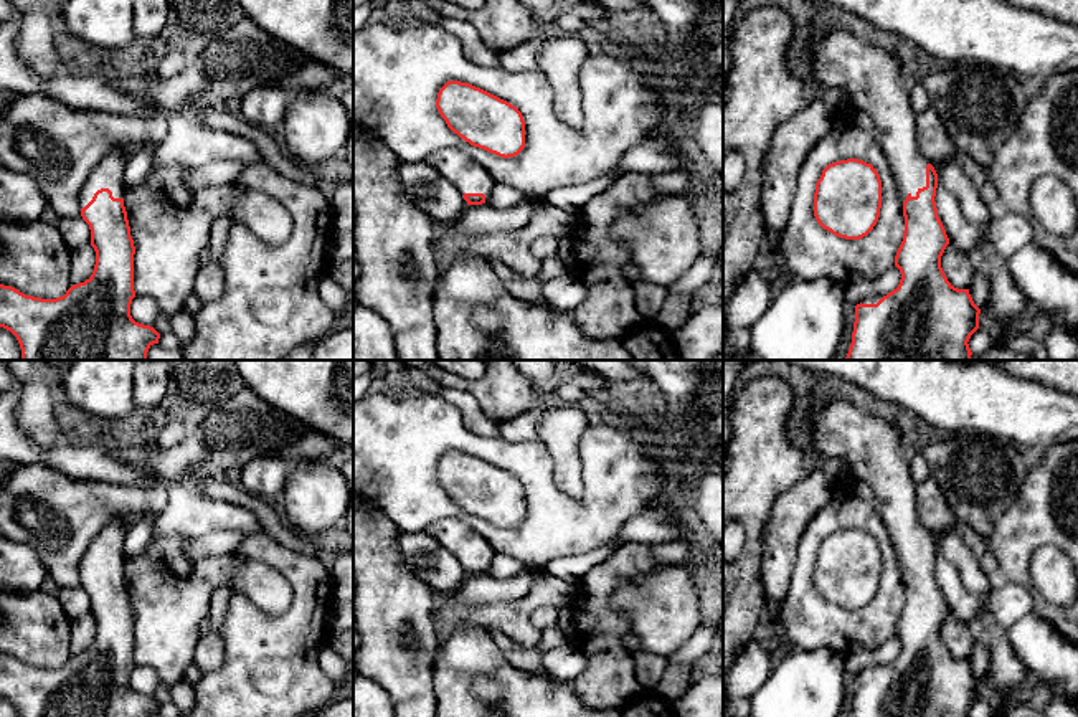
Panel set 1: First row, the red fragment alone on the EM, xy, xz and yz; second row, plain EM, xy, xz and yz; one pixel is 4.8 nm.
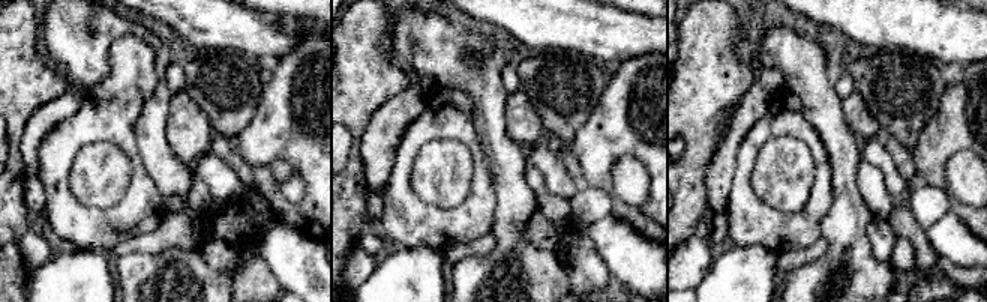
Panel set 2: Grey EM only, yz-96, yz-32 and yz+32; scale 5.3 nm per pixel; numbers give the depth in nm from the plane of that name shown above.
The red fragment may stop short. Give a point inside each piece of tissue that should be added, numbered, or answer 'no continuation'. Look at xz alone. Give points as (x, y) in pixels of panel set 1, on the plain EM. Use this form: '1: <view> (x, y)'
1: xz (468, 546)

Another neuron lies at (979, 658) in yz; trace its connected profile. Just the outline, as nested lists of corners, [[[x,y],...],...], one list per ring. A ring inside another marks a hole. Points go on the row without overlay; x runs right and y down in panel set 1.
[[[974,641],[969,664],[979,679],[984,679],[991,667],[991,651],[984,643]]]

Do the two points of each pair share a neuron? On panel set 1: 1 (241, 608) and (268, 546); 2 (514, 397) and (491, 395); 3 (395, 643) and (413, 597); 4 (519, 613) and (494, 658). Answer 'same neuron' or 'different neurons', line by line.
1: same neuron
2: same neuron
3: same neuron
4: different neurons

